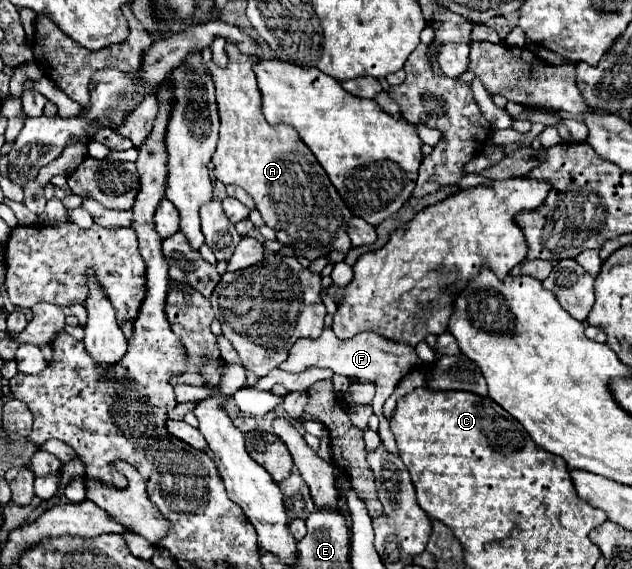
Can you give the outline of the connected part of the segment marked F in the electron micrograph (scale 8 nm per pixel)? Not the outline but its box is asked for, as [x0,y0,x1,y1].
[279,328,433,454]

